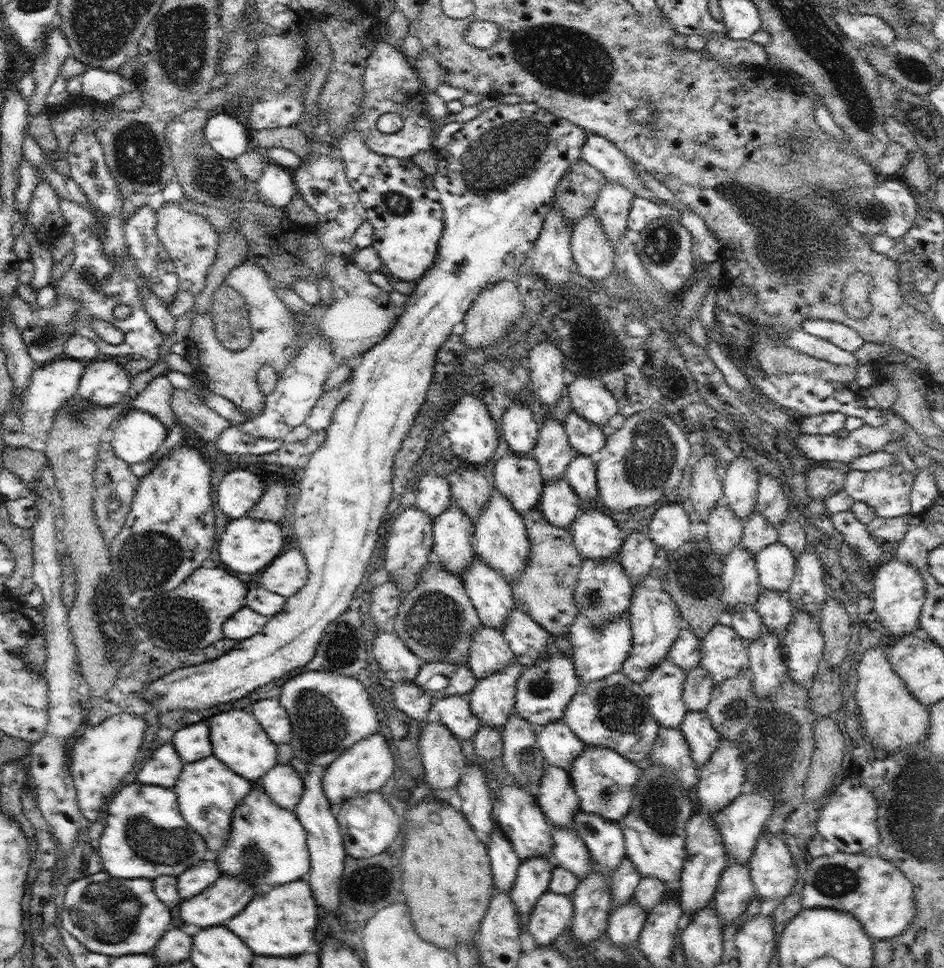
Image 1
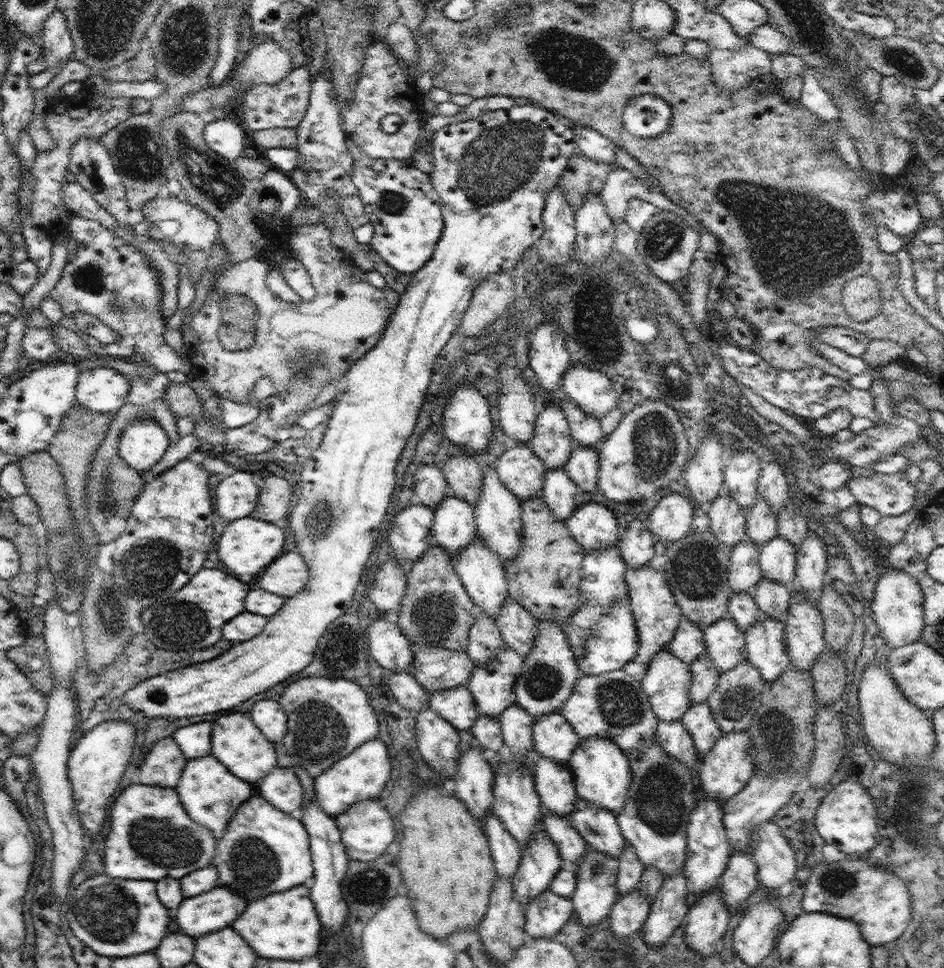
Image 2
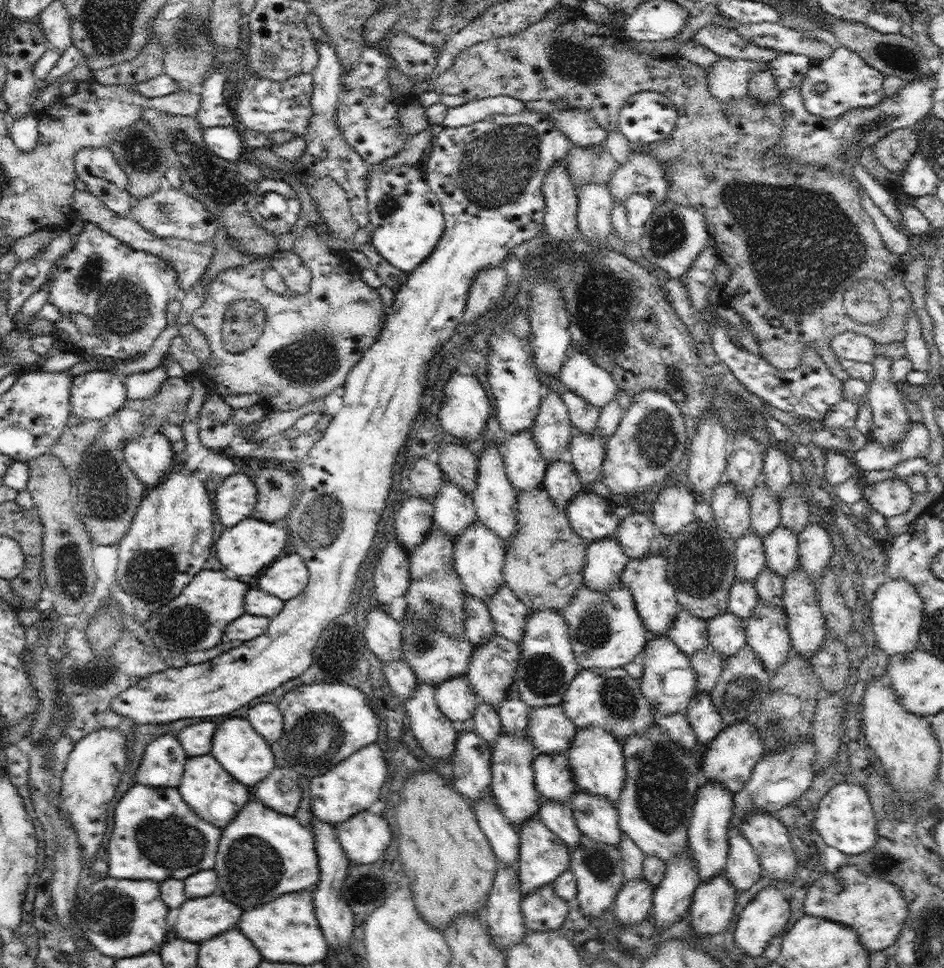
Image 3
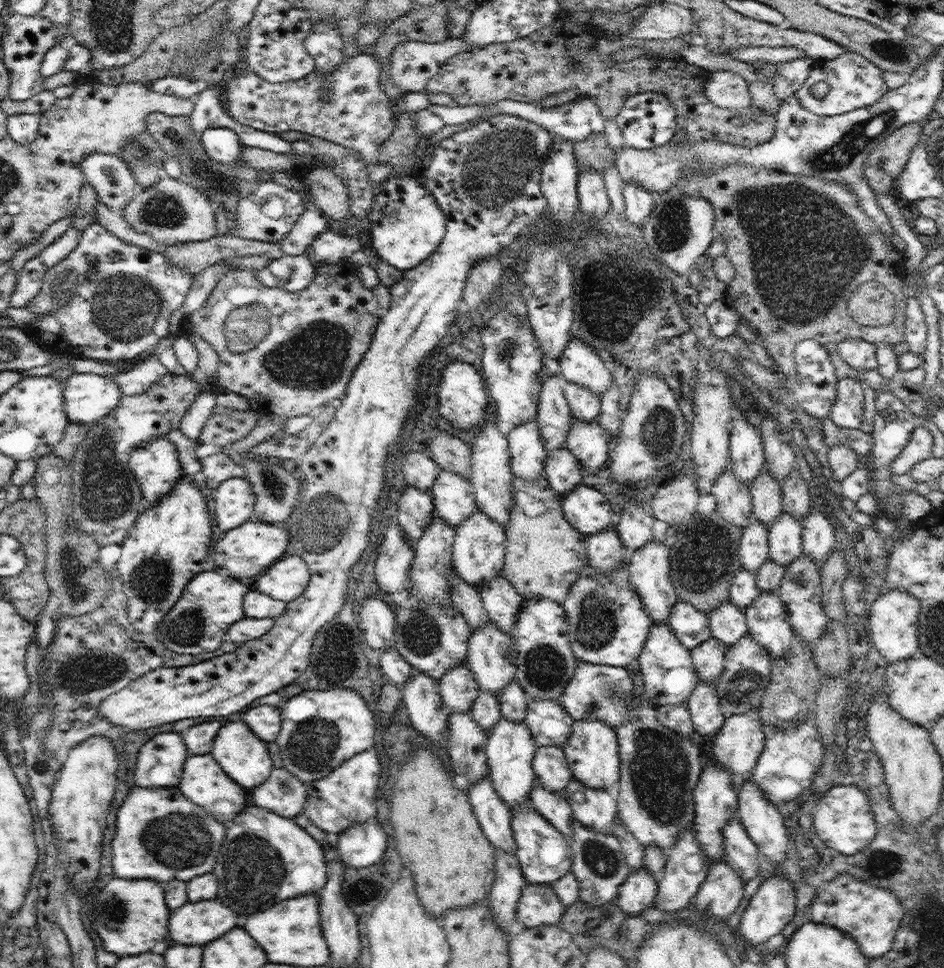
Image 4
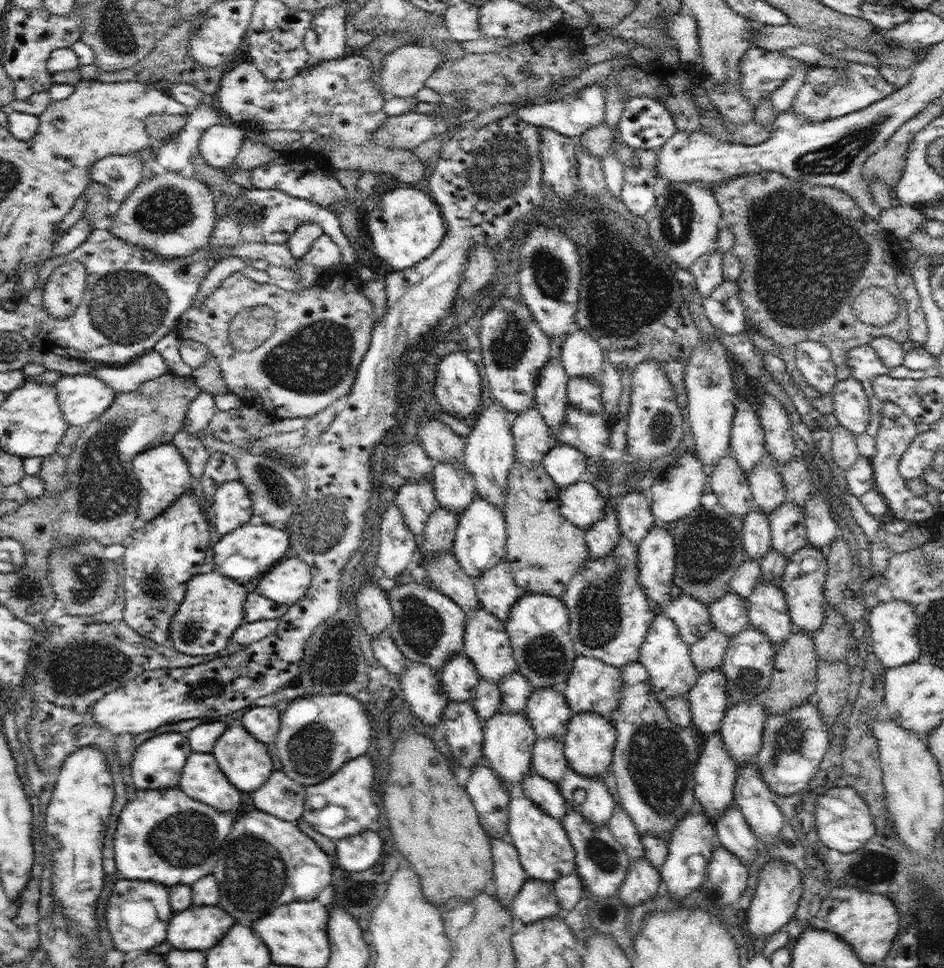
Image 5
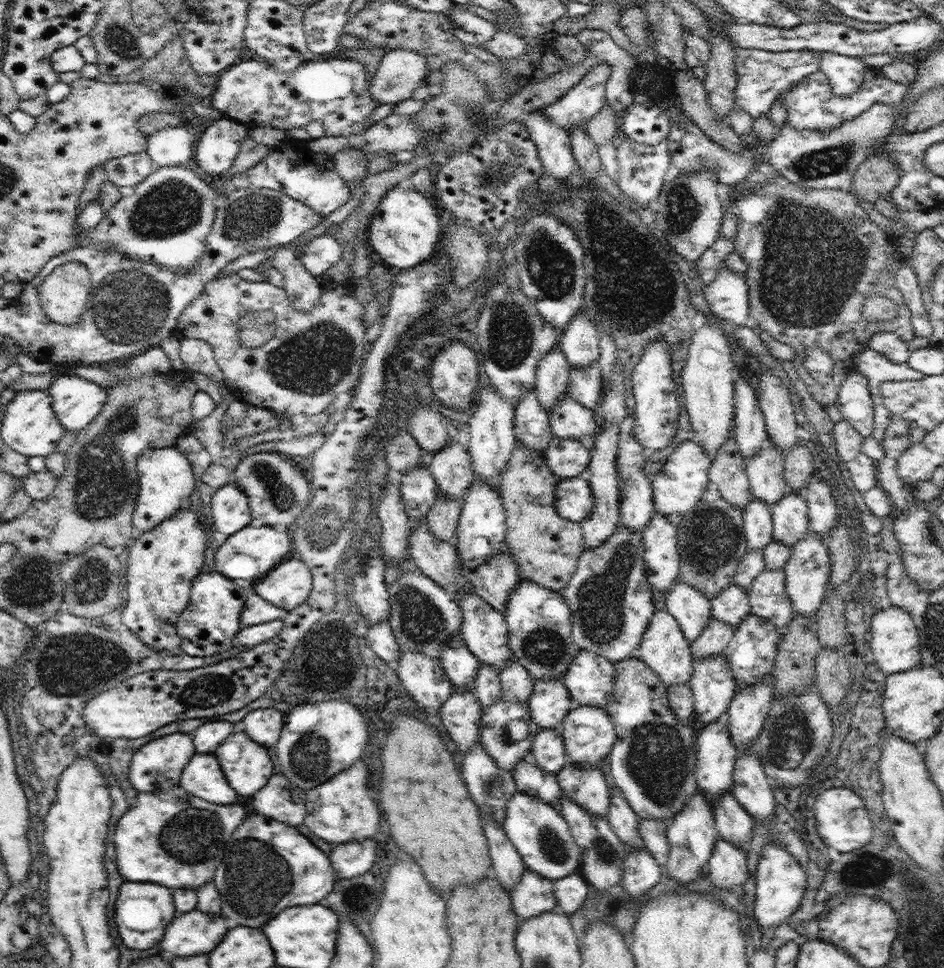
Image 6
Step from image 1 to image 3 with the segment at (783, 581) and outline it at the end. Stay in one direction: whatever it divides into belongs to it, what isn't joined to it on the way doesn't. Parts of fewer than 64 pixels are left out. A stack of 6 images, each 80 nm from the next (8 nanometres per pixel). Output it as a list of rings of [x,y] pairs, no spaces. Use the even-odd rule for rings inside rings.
[[[778,526],[762,538],[766,567],[782,578],[799,564],[798,537],[790,529]]]

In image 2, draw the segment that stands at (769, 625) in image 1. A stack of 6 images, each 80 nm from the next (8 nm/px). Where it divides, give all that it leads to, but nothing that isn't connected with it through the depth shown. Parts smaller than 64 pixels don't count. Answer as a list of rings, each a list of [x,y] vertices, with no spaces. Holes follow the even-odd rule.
[[[763,576],[758,584],[755,584],[751,596],[758,605],[760,615],[771,616],[784,623],[792,599],[792,582],[780,584]]]

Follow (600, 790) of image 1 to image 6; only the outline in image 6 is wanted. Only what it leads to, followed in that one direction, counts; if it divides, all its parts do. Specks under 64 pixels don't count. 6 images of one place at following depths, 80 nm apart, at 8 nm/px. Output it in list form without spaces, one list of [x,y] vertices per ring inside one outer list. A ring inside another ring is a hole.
[[[576,705],[564,717],[561,726],[568,758],[585,767],[600,766],[604,758],[612,750],[617,739],[612,717],[606,709],[597,706]]]

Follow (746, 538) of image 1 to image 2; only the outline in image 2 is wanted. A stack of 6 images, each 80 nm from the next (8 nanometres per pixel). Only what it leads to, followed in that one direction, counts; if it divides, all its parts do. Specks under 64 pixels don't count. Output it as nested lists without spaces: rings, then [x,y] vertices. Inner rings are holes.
[[[758,496],[754,506],[748,510],[745,524],[746,538],[758,547],[778,535],[777,514],[774,514],[770,503],[762,496]]]

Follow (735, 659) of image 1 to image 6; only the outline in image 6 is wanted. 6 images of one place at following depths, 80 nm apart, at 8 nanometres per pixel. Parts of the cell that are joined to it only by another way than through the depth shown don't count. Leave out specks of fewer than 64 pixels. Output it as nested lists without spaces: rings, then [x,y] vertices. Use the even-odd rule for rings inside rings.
[[[734,582],[730,583],[722,594],[711,600],[711,616],[727,622],[734,628],[750,612],[747,590]]]

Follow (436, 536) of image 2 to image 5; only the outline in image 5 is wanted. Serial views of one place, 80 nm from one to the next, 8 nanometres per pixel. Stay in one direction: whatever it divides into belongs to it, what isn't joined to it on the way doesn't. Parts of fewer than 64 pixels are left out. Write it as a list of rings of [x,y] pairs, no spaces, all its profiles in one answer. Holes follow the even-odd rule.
[[[460,462],[436,464],[433,472],[433,488],[438,506],[448,509],[456,518],[462,516],[476,496],[472,473]]]

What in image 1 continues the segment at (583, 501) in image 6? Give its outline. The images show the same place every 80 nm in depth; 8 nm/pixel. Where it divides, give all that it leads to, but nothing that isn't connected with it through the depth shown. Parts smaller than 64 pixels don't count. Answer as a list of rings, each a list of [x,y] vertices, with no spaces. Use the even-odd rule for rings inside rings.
[[[596,509],[584,510],[569,530],[584,560],[619,558],[625,535],[608,514]]]

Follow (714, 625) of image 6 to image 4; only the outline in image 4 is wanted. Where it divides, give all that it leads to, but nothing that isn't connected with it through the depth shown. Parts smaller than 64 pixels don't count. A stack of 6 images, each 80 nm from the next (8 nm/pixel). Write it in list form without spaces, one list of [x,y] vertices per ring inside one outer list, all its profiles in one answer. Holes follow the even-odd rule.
[[[708,637],[698,646],[690,649],[691,659],[701,678],[705,683],[717,680],[724,670],[727,646],[720,639]]]

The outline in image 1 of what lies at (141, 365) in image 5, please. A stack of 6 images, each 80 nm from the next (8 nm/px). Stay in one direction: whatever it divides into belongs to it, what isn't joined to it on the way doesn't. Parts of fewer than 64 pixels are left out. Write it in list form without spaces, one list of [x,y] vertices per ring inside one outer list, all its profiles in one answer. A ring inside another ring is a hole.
[[[166,374],[157,376],[133,398],[130,407],[153,414],[170,431],[175,426],[175,414],[171,409],[172,389],[172,383]]]

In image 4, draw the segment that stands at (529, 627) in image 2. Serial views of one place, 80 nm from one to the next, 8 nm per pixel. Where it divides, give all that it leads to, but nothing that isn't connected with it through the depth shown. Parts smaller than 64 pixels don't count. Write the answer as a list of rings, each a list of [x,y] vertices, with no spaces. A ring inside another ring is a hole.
[[[501,572],[487,585],[480,590],[479,594],[489,620],[497,624],[500,630],[512,636],[513,626],[516,624],[524,600],[513,588],[513,584],[501,575]]]

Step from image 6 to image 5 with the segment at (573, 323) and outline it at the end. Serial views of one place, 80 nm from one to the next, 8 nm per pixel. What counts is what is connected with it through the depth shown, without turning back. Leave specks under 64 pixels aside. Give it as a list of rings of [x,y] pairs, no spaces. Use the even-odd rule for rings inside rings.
[[[578,328],[567,334],[566,340],[561,345],[561,363],[570,377],[588,377],[601,382],[603,348],[600,343],[586,329]]]

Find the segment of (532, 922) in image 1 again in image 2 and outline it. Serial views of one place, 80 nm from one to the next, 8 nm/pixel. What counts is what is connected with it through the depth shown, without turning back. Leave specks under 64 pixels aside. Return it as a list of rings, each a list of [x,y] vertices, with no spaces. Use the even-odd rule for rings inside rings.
[[[549,888],[537,894],[524,906],[525,932],[533,939],[553,938],[574,913],[571,899],[552,892]]]

